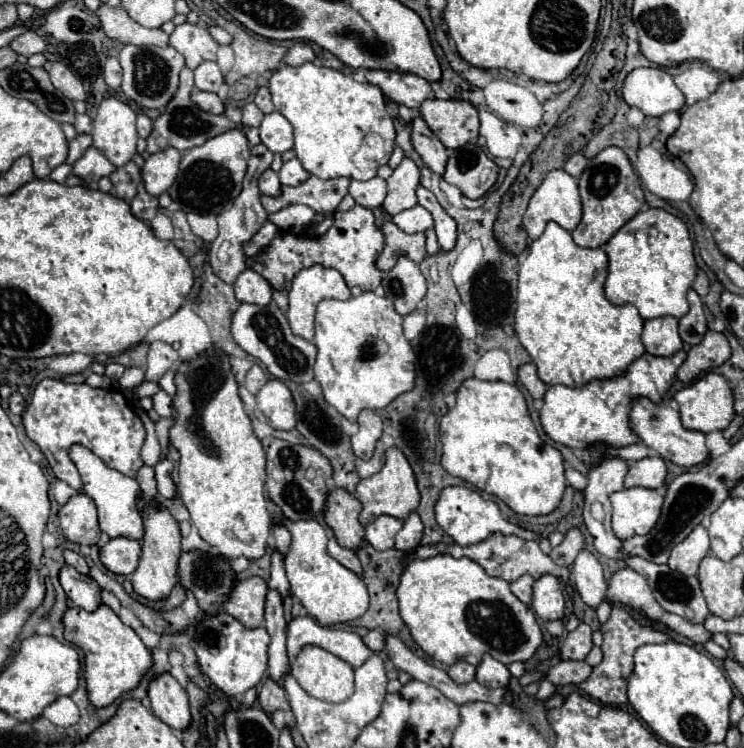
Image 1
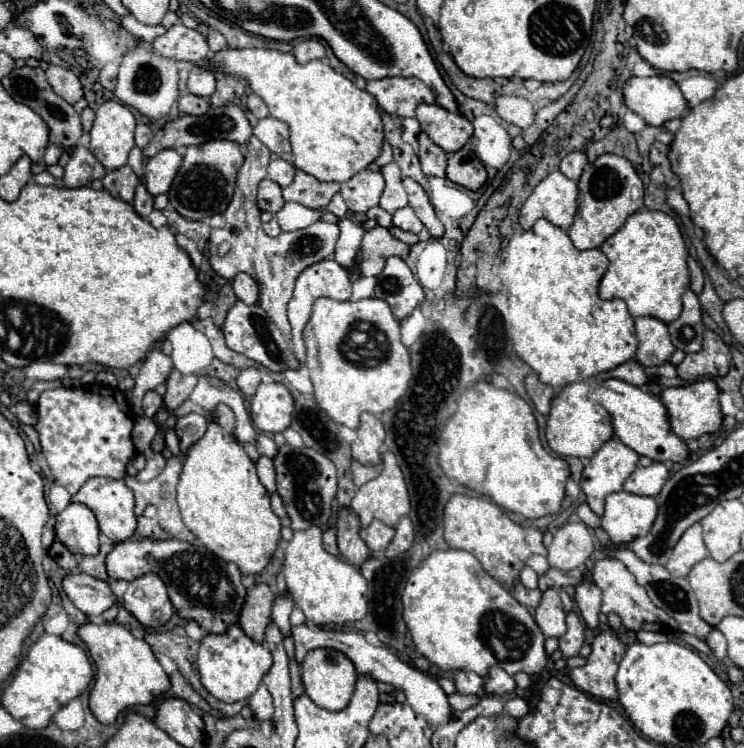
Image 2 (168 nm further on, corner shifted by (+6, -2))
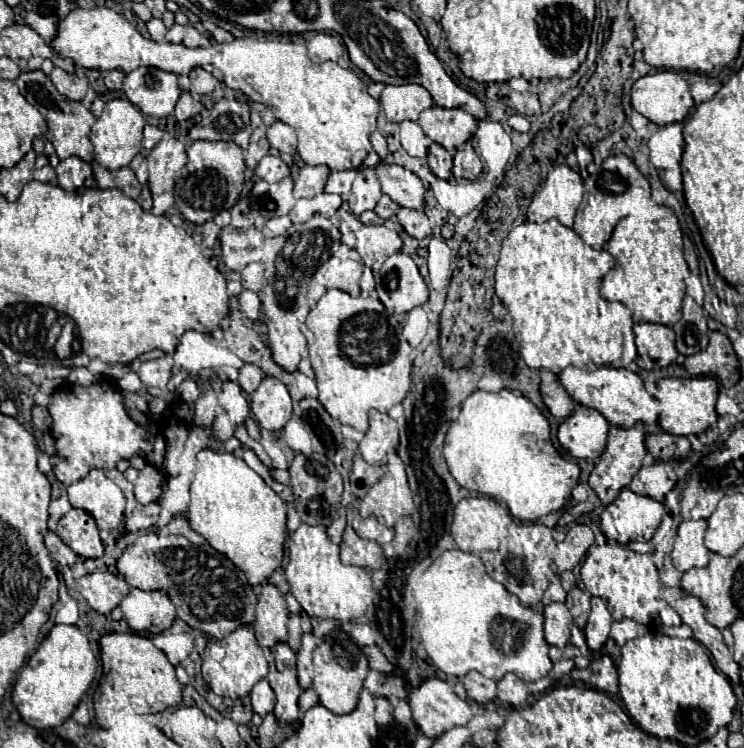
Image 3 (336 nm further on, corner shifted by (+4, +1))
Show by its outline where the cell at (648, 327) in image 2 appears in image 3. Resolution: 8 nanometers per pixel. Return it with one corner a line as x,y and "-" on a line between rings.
635,323
633,335
637,345
635,363
641,369
663,369
671,365
679,355
675,349
675,333
671,327
655,323

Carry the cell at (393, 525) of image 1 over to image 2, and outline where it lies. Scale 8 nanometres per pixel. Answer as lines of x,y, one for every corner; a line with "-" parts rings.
373,520
367,528
363,528
363,530
359,532
361,540
369,546
369,550
371,550
371,552
385,550
385,548
389,546
389,542
391,542
393,534
395,534
395,528
391,528
391,526
387,526
387,524
383,524
381,520

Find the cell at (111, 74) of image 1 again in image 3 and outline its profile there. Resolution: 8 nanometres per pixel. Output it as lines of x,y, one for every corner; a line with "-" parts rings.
111,71
111,73
103,73
105,77
105,85
109,91
119,91
121,89
121,83
125,79
125,73
119,73
119,71

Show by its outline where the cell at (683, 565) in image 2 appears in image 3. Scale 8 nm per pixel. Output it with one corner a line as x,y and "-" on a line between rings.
683,521
679,525
675,545
671,551
673,567
683,573
693,567
705,567
709,563
709,551
703,545
703,533
707,529
707,521

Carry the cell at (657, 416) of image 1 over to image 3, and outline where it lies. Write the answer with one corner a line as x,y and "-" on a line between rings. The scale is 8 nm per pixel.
567,367
557,375
557,379
577,405
583,405
585,409
595,409
599,415
605,417
609,425
617,427
633,427
635,423
655,425
655,419
659,417
659,403
643,389
641,377
629,369
597,367
593,371
587,371
579,367

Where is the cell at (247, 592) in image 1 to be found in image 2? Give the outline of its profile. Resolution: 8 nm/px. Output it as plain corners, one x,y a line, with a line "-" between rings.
257,582
247,590
247,598
239,612
237,624
255,642
263,642
265,626
271,620
271,600
273,600
273,592
263,582

